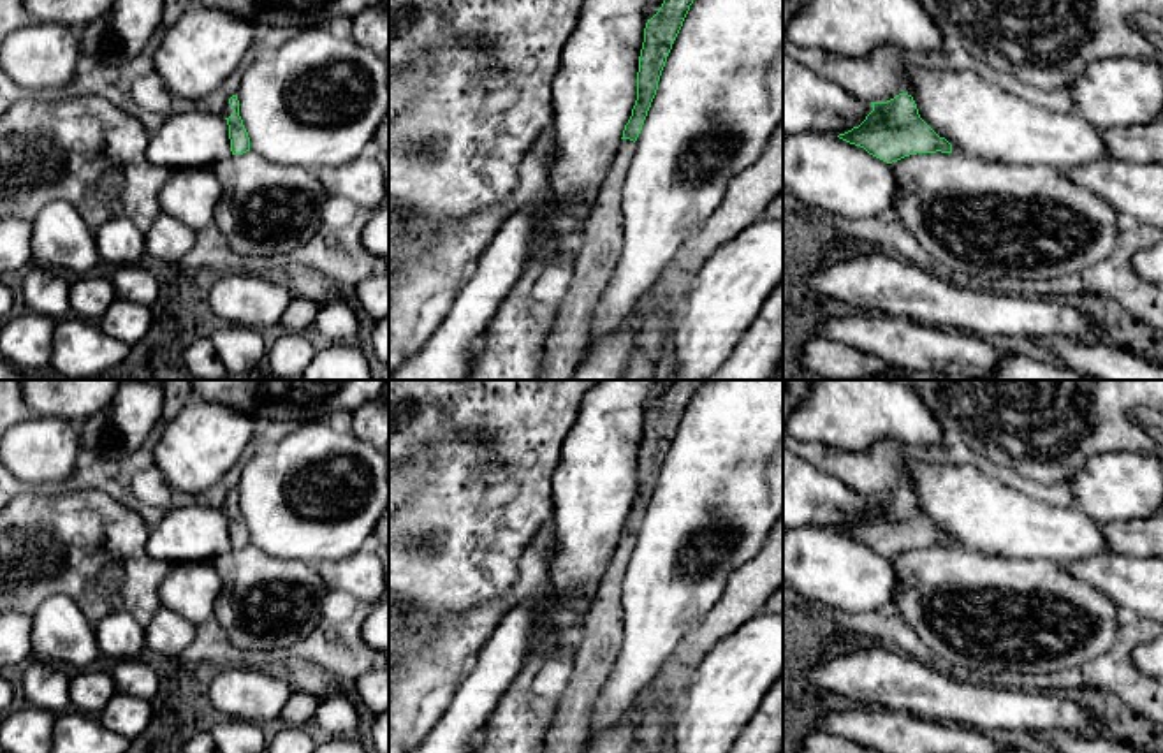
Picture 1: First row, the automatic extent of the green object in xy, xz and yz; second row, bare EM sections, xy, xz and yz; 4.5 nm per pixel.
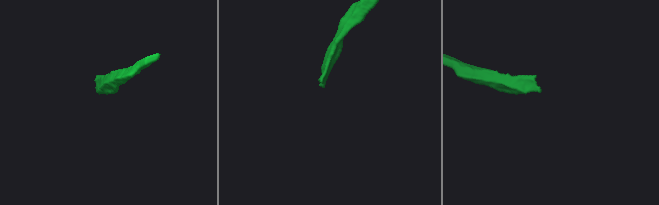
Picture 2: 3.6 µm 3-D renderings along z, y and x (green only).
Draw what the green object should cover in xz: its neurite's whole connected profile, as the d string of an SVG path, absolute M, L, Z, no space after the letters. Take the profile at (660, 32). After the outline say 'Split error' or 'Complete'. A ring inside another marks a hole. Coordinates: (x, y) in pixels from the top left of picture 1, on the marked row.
M663 0L647 19L639 56L637 100L625 125L616 157L589 204L572 283L558 306L558 317L544 347L537 380L572 380L588 350L589 315L600 301L623 250L623 186L633 158L635 141L658 90L672 44L693 0Z. Split error

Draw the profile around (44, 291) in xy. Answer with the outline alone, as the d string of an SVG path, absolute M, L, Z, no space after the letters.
M39 264L23 278L19 297L28 311L58 320L70 315L69 292L67 273Z

